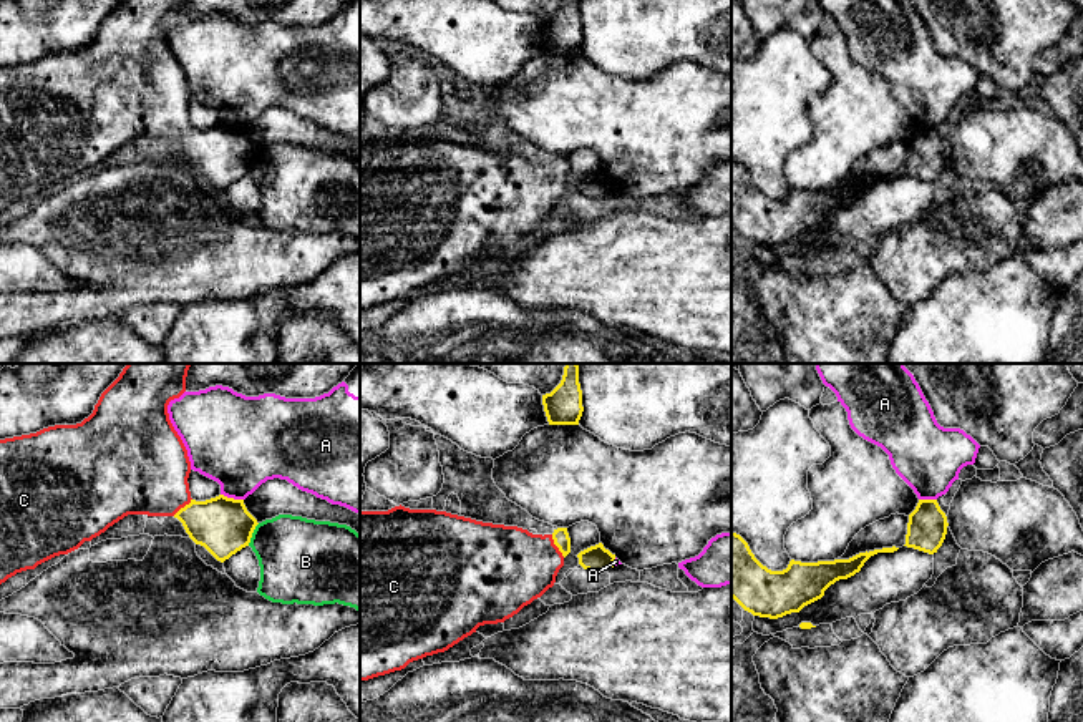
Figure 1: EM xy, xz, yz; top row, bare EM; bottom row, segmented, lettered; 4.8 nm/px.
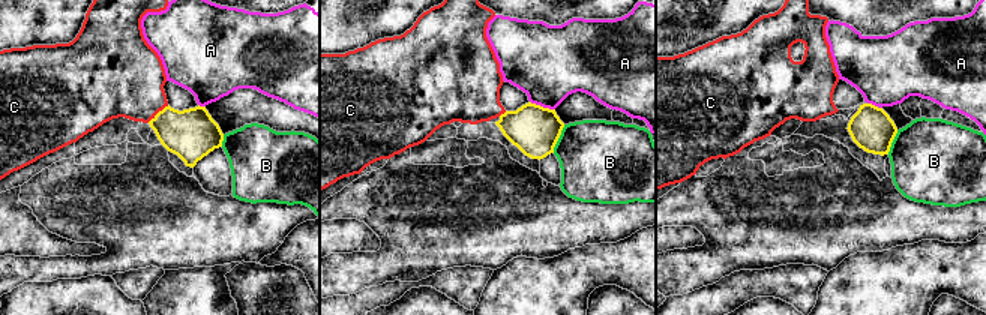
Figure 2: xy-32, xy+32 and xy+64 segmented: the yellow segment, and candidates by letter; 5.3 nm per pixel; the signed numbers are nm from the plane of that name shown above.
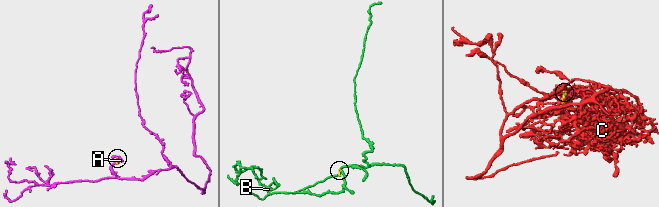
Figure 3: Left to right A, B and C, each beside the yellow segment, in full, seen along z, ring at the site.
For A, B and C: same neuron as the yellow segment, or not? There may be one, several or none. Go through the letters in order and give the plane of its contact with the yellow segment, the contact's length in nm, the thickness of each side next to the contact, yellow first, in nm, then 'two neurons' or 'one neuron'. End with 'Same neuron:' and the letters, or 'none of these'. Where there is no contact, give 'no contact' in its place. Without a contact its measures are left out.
A: xy | 120 nm | 280/400 nm | two neurons
B: xy | 130 nm | 280/380 nm | two neurons
C: xz | 130 nm | 80/380 nm | one neuron
Same neuron: C

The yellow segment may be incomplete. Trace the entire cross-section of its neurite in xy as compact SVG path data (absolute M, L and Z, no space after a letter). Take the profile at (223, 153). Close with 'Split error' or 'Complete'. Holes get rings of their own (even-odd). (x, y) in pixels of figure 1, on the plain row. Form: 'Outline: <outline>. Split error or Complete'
Outline: M121 0L81 51L0 68L0 212L17 201L78 178L128 143L177 146L189 166L221 191L249 174L259 151L244 128L224 123L206 129L191 126L191 90L168 41L169 30L186 20L186 5L187 0Z. Split error

